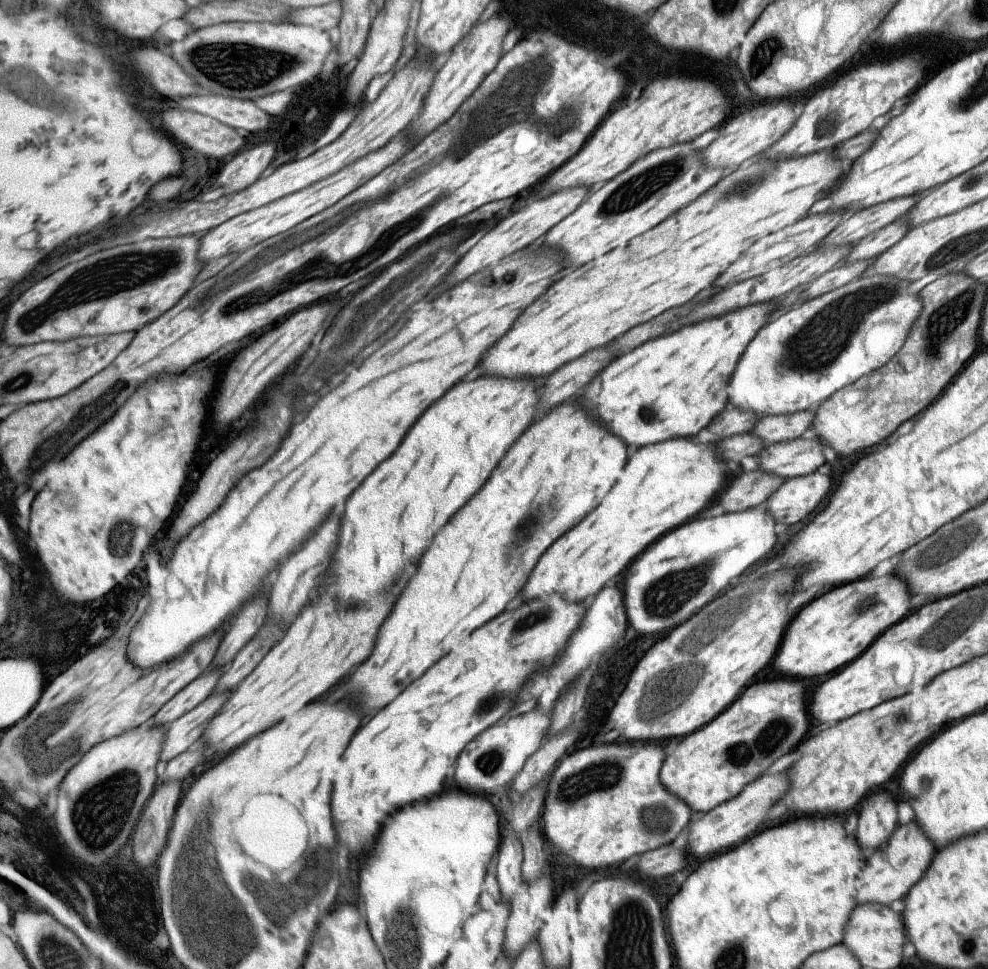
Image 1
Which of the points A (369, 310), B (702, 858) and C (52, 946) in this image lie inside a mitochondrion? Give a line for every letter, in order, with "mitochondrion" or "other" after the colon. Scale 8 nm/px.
A: mitochondrion
B: other
C: mitochondrion

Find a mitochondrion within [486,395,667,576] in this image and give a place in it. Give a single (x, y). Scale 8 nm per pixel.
(524, 528)

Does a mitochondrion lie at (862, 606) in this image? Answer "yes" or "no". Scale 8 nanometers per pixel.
yes

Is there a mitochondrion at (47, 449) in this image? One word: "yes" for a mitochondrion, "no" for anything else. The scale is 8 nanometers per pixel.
yes

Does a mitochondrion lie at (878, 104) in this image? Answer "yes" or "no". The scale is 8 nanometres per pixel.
no

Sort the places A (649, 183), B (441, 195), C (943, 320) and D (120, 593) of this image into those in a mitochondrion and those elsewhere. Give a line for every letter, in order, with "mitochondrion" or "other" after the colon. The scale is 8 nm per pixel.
A: mitochondrion
B: mitochondrion
C: mitochondrion
D: other

